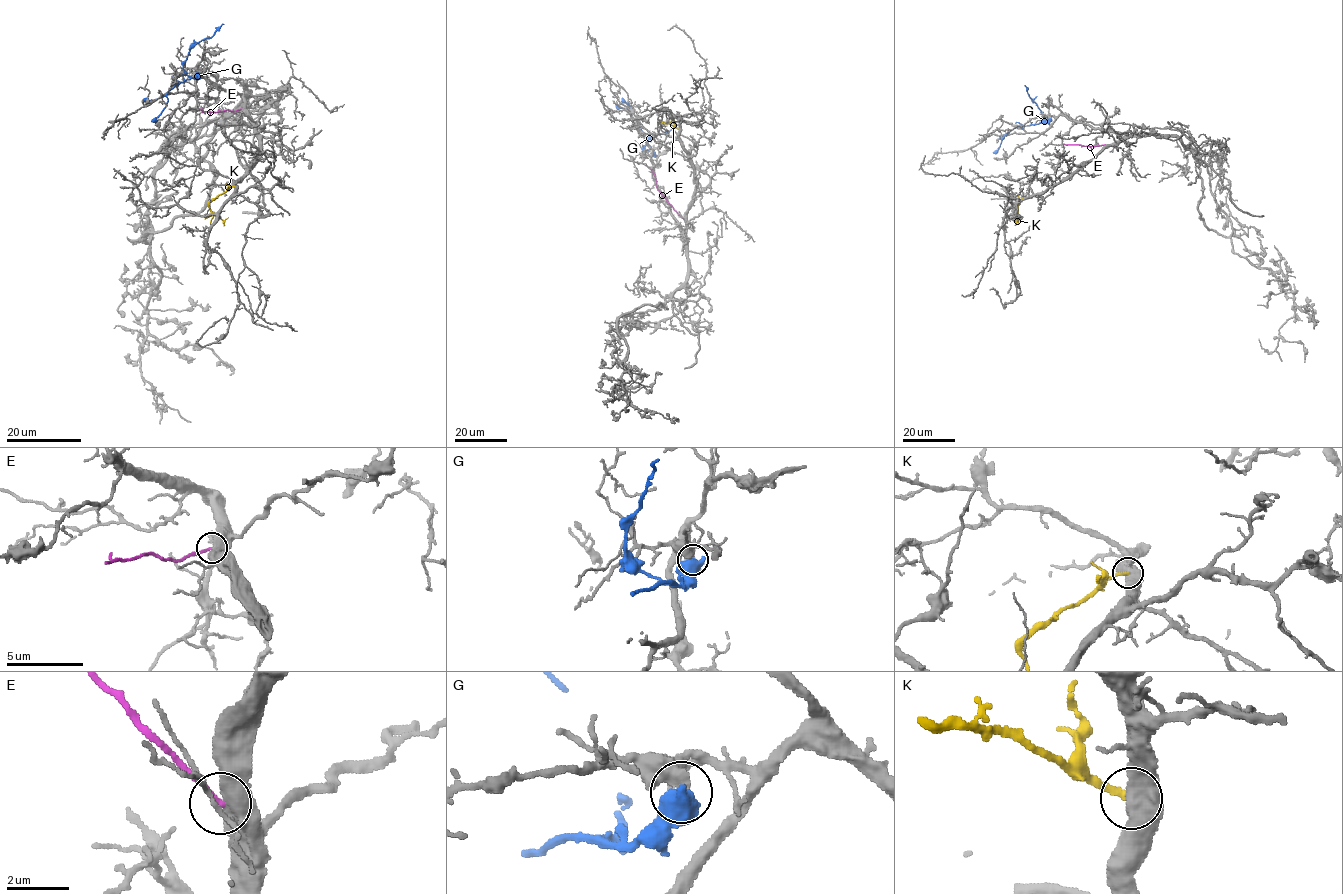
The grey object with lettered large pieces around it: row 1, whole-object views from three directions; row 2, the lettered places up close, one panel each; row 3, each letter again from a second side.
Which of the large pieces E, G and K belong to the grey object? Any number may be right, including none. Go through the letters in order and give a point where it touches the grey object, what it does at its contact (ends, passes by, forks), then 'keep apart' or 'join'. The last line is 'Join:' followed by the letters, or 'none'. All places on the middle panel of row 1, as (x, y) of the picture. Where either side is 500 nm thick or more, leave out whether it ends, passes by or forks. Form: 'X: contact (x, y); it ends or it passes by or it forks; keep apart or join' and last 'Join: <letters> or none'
E: contact (684, 220); keep apart
G: contact (654, 155); keep apart
K: contact (679, 129); keep apart
Join: none

